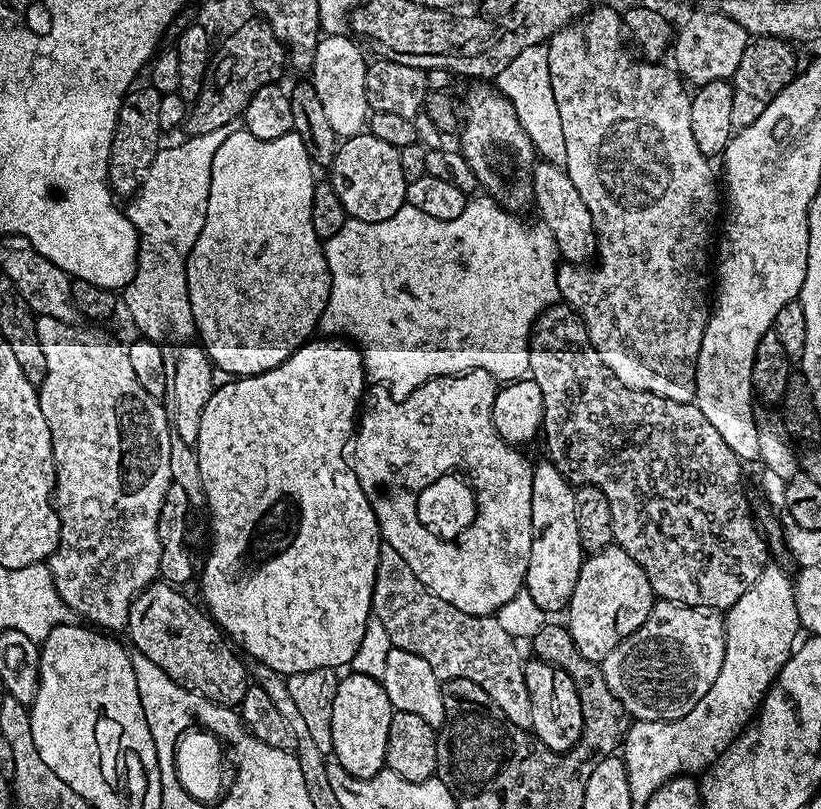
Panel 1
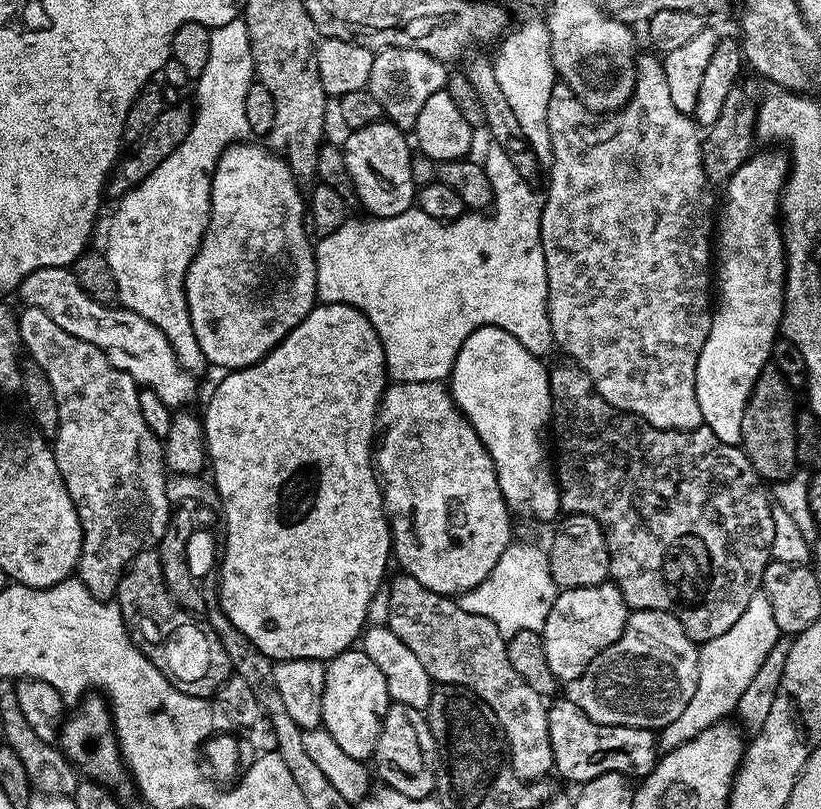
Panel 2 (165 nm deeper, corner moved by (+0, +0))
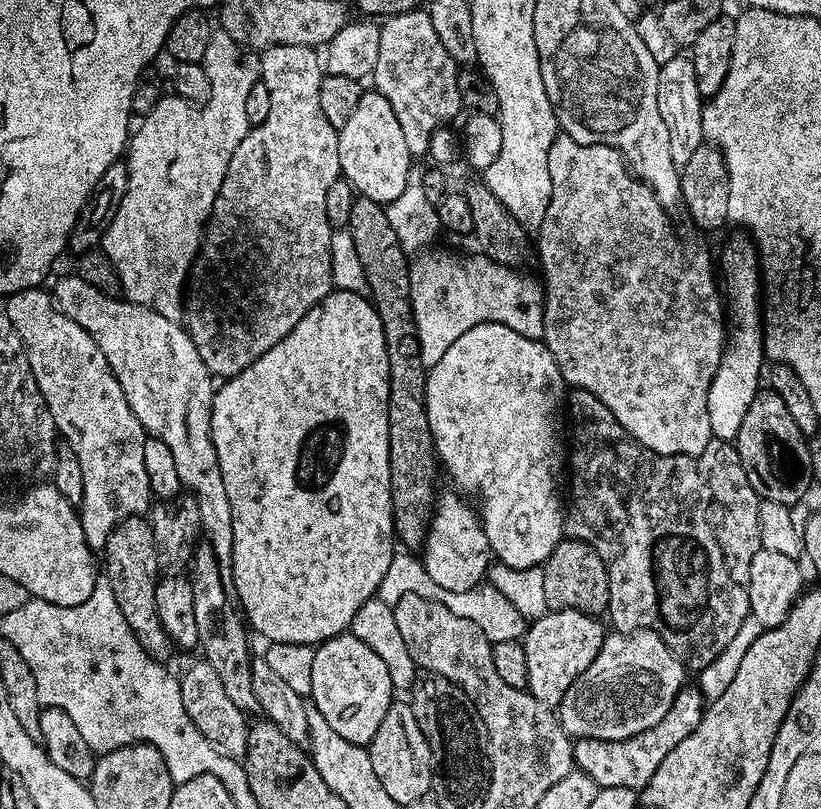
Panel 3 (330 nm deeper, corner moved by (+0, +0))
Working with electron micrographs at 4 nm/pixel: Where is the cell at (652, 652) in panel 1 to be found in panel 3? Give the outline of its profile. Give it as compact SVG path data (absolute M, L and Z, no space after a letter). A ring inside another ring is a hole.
M641 630L638 632L617 632L605 635L602 650L598 658L586 666L586 670L566 690L562 702L558 705L558 719L562 730L569 738L598 738L599 740L621 740L650 726L658 726L659 720L670 710L674 698L685 687L686 669L680 659L666 646L666 642L657 632Z

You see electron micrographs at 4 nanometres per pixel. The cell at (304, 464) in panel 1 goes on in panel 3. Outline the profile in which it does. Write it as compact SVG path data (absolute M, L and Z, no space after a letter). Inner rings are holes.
M333 290L305 314L302 322L298 322L298 326L294 326L294 330L290 330L290 334L286 334L278 346L270 346L262 358L246 366L246 370L238 375L227 377L221 384L224 385L221 388L219 385L212 397L210 430L214 450L218 454L218 466L222 470L222 482L226 482L226 494L232 507L234 550L230 584L231 587L232 584L236 587L235 599L239 611L250 625L251 631L255 635L257 632L258 635L265 636L265 641L319 646L351 629L354 614L358 614L362 602L373 599L379 593L382 577L386 575L394 551L388 437L390 366L386 358L386 338L376 308L367 295Z

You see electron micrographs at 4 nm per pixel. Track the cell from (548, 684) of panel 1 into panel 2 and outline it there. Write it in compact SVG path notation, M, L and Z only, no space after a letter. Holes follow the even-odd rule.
M566 698L548 704L548 725L555 775L573 780L576 786L615 772L629 778L643 778L652 773L658 759L658 736L653 729L599 724Z

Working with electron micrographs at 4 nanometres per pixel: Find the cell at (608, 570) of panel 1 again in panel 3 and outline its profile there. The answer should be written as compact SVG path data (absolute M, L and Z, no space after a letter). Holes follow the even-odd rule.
M548 610L544 616L538 617L527 625L522 637L526 650L526 674L528 675L527 692L542 706L555 709L570 690L570 686L598 658L598 650L602 650L602 642L606 629L595 616L588 616L578 610Z

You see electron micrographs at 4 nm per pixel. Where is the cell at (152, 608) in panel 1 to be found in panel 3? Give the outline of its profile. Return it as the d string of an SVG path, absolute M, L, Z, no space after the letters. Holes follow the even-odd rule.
M127 516L110 534L105 542L102 555L102 572L110 582L110 590L114 590L114 602L118 602L118 610L122 610L122 618L126 618L126 626L138 638L142 650L155 660L167 661L167 656L174 652L172 639L162 630L162 621L158 618L158 606L154 606L154 590L156 582L162 575L160 557L156 555L156 543L152 533L152 525L144 516Z

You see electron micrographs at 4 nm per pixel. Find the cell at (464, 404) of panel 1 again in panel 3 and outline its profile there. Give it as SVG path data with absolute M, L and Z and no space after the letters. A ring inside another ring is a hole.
M452 492L445 496L443 493L437 499L436 513L428 527L428 537L424 539L422 559L426 574L430 574L430 578L442 586L442 590L457 592L470 590L487 577L490 549L477 509L473 505L471 508L463 495Z

